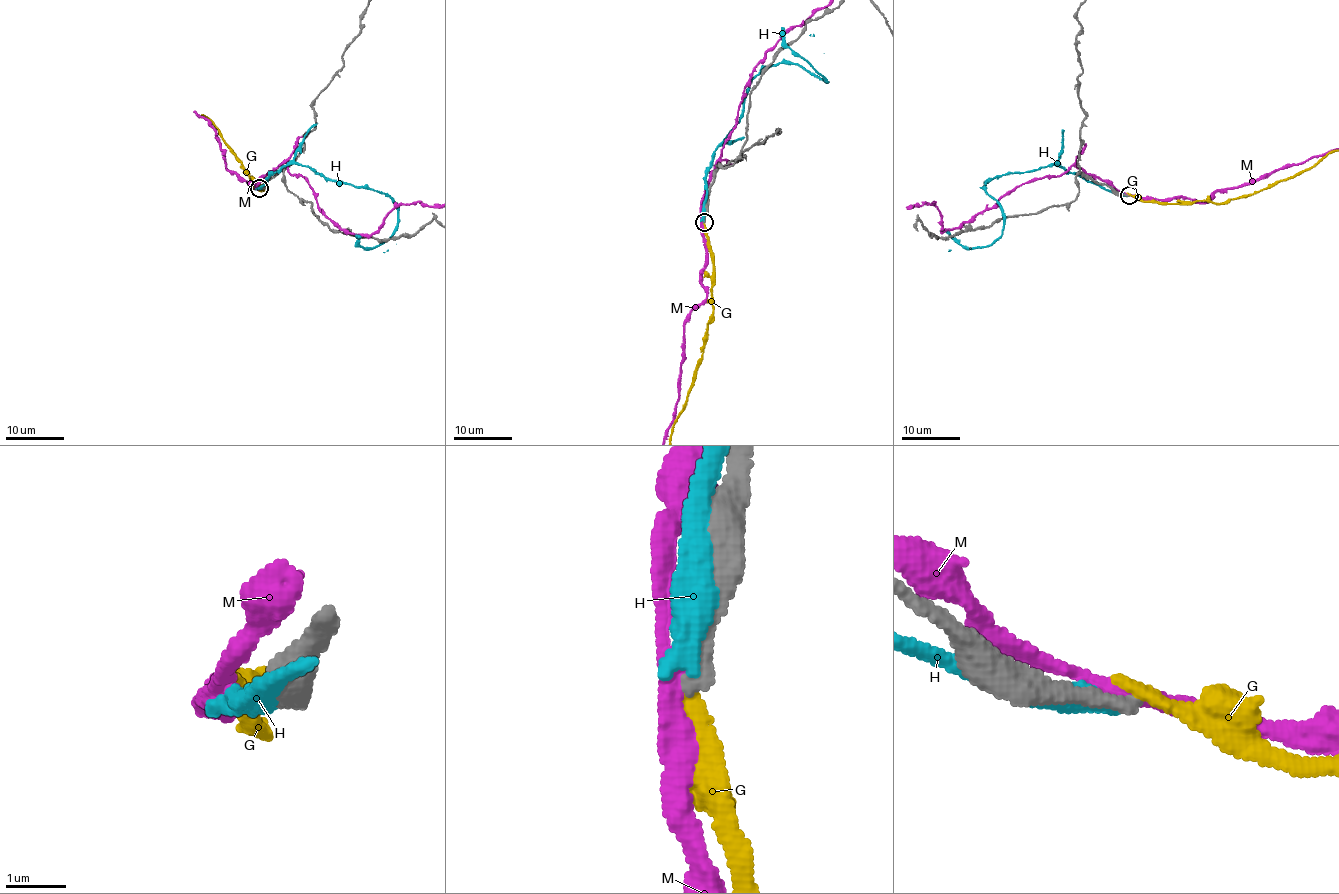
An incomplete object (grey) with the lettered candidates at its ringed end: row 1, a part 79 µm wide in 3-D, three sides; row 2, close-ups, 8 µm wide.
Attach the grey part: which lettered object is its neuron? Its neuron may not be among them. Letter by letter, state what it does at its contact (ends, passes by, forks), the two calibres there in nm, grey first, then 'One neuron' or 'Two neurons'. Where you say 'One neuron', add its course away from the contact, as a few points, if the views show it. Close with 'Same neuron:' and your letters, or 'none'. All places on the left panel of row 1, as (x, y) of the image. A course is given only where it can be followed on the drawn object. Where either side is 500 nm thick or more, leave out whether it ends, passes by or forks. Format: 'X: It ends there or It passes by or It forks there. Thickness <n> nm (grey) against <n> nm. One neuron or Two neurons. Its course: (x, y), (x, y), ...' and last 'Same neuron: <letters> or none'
G: It ends there. Thickness 280 nm (grey) against 300 nm. Two neurons
H: It passes by. Thickness 440 nm (grey) against 400 nm. Two neurons
M: It passes by. Thickness 280 nm (grey) against 280 nm. Two neurons
Same neuron: none

